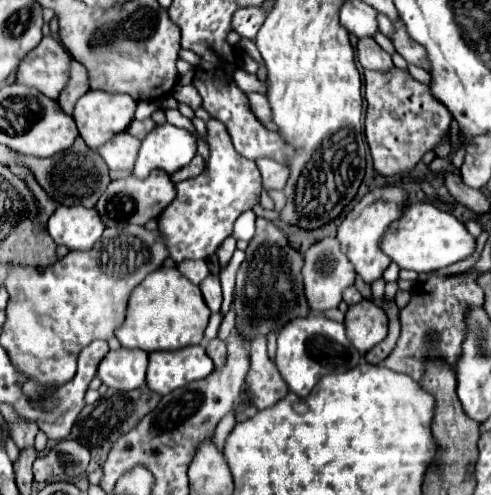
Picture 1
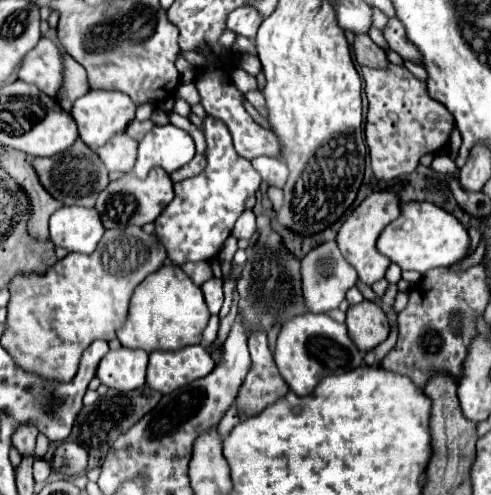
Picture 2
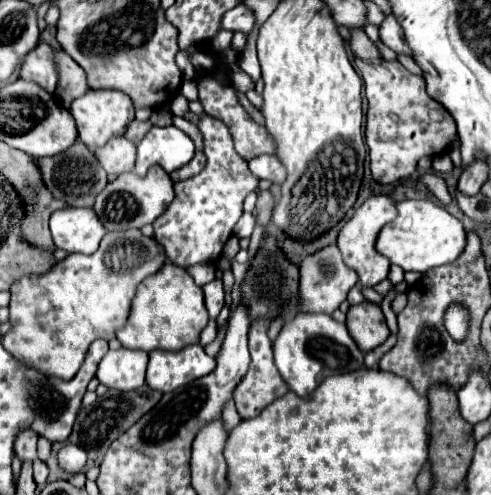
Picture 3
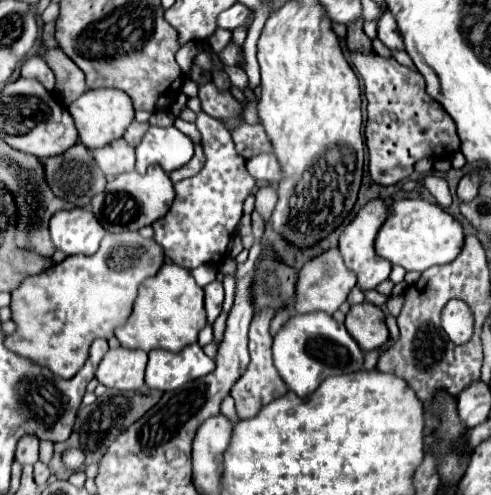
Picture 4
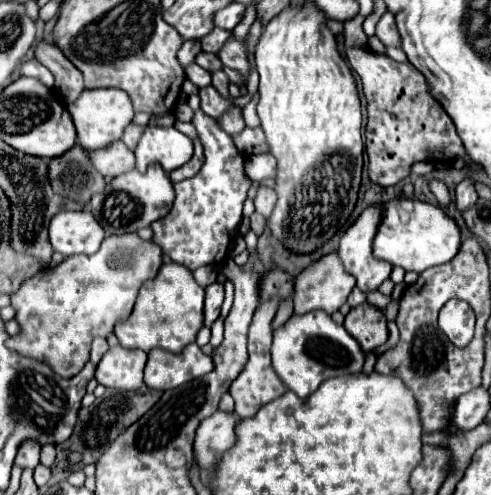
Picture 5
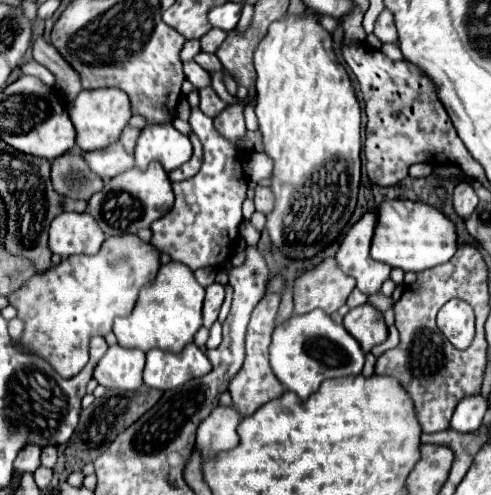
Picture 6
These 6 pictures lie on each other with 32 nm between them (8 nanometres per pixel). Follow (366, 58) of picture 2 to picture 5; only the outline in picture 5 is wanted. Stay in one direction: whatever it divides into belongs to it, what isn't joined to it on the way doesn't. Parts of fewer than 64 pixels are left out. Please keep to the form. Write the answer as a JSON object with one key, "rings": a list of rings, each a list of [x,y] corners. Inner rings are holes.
{"rings":[[[356,14],[352,20],[344,22],[344,44],[346,44],[346,48],[352,48],[352,46],[368,48],[368,36],[362,30],[362,22],[364,22],[362,14]]]}

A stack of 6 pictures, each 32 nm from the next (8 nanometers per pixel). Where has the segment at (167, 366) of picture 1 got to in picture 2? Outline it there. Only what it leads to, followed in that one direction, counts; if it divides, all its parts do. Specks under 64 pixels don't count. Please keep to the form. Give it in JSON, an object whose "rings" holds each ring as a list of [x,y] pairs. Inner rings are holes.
{"rings":[[[200,344],[186,346],[176,352],[154,350],[150,352],[146,384],[152,390],[168,394],[196,378],[204,378],[214,370],[214,366],[216,362]]]}

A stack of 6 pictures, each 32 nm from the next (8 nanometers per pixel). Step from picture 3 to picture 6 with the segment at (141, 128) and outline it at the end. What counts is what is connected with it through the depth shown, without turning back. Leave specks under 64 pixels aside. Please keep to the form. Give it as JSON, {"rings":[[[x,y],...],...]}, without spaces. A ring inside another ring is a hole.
{"rings":[[[130,126],[124,128],[124,132],[122,132],[122,136],[120,136],[120,142],[124,144],[124,148],[126,148],[128,154],[134,152],[134,144],[136,144],[138,134],[140,134],[140,130],[136,130],[136,128],[130,128]]]}

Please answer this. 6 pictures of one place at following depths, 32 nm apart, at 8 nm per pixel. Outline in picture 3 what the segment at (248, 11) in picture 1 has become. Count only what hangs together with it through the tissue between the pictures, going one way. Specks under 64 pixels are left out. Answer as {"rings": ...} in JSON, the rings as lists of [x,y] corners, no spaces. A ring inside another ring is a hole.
{"rings":[[[238,4],[232,10],[224,12],[222,28],[232,30],[232,32],[240,30],[244,34],[250,34],[250,30],[254,28],[254,12],[250,8],[246,8],[244,4]]]}

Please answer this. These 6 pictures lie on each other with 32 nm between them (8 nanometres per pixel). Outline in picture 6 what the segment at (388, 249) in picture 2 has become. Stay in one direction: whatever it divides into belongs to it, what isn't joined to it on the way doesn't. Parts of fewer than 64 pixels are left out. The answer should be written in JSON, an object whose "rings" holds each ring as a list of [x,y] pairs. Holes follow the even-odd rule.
{"rings":[[[386,200],[376,210],[376,228],[370,256],[378,262],[402,268],[404,272],[422,272],[448,262],[456,254],[454,224],[434,206],[410,200]]]}

